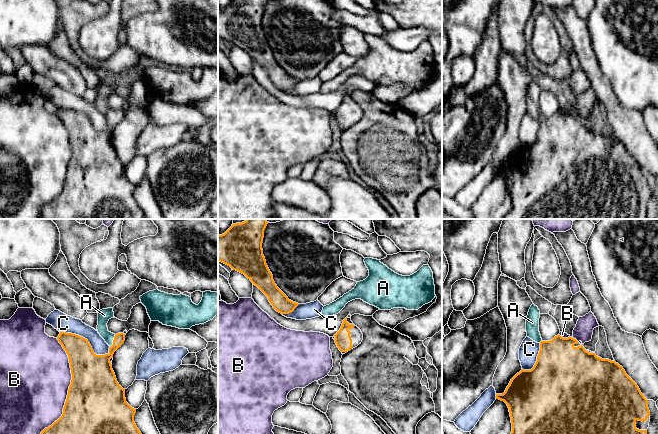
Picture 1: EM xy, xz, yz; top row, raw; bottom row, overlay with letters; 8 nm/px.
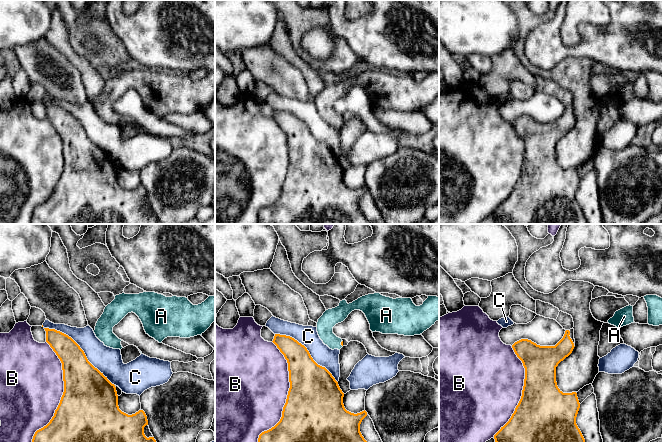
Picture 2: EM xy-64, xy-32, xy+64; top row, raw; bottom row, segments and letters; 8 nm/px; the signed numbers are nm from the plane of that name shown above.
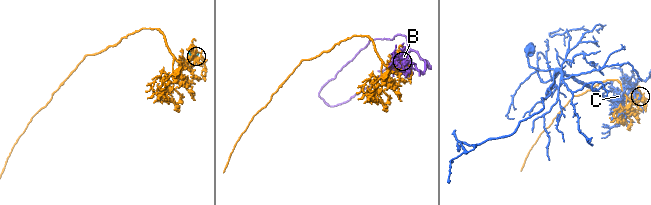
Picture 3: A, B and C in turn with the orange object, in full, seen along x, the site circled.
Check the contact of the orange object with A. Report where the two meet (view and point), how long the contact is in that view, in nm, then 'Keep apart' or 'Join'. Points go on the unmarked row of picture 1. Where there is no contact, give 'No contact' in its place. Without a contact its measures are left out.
Touches orange at xy (113, 117). Shared border 110 nm. Join

